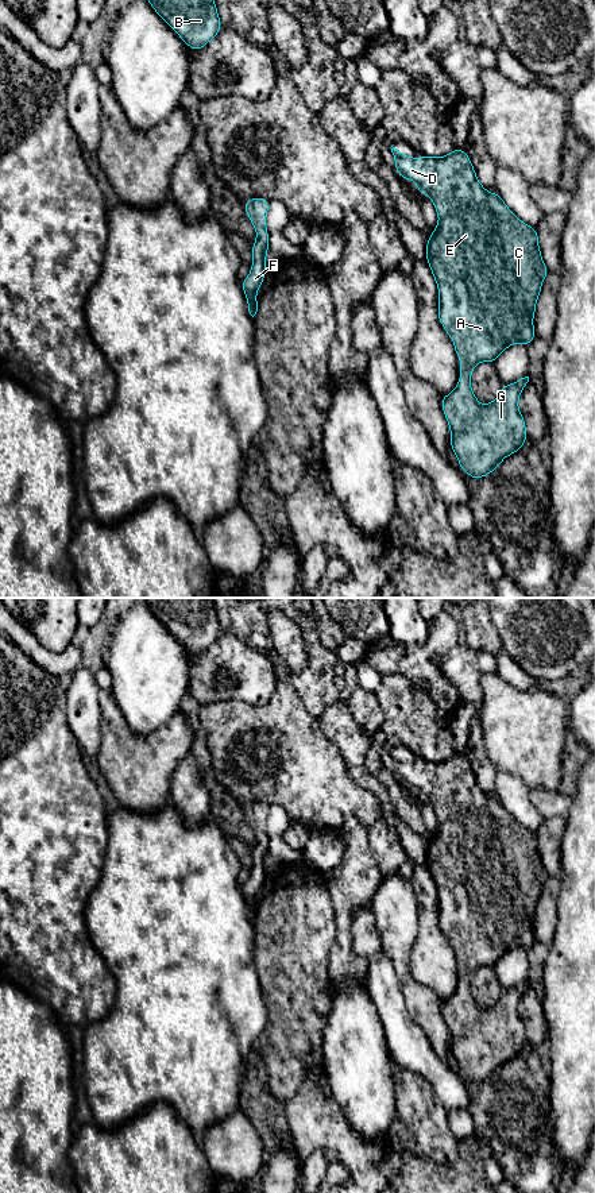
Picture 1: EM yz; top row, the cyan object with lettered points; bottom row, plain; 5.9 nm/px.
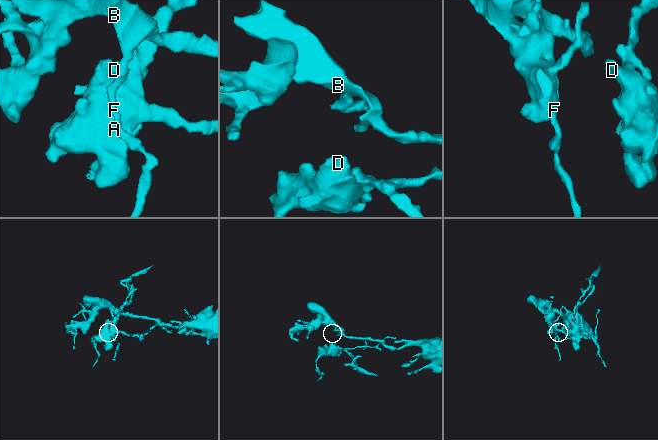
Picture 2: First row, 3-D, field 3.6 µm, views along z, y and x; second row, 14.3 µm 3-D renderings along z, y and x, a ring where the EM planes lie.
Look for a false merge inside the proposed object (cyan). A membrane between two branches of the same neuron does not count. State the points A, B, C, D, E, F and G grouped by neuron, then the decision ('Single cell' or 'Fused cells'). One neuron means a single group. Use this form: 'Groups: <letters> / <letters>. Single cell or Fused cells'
Groups: A B C D E F G. Single cell

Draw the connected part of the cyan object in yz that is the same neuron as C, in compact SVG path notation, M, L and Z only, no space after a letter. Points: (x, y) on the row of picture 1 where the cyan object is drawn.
M393 146L390 148L397 173L403 179L416 179L416 189L433 201L438 215L438 224L426 243L426 260L438 286L438 321L453 340L455 352L460 358L460 381L452 393L441 398L441 405L452 436L451 448L460 468L478 480L499 468L502 460L519 451L529 439L525 420L518 409L518 399L529 377L502 386L499 395L491 404L480 405L471 390L472 370L479 362L494 363L511 344L532 343L536 337L533 327L536 302L549 270L541 258L537 229L522 223L498 193L490 193L482 186L465 150L455 148L440 158L410 158Z

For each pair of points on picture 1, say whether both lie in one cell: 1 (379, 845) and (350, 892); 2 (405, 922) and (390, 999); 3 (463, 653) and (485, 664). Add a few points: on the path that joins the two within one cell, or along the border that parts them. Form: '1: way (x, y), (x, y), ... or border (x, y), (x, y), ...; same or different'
1: border (367, 827), (367, 845), (373, 861), (383, 877); different
2: border (382, 945), (393, 966), (405, 1004); different
3: border (475, 652), (480, 672); different

